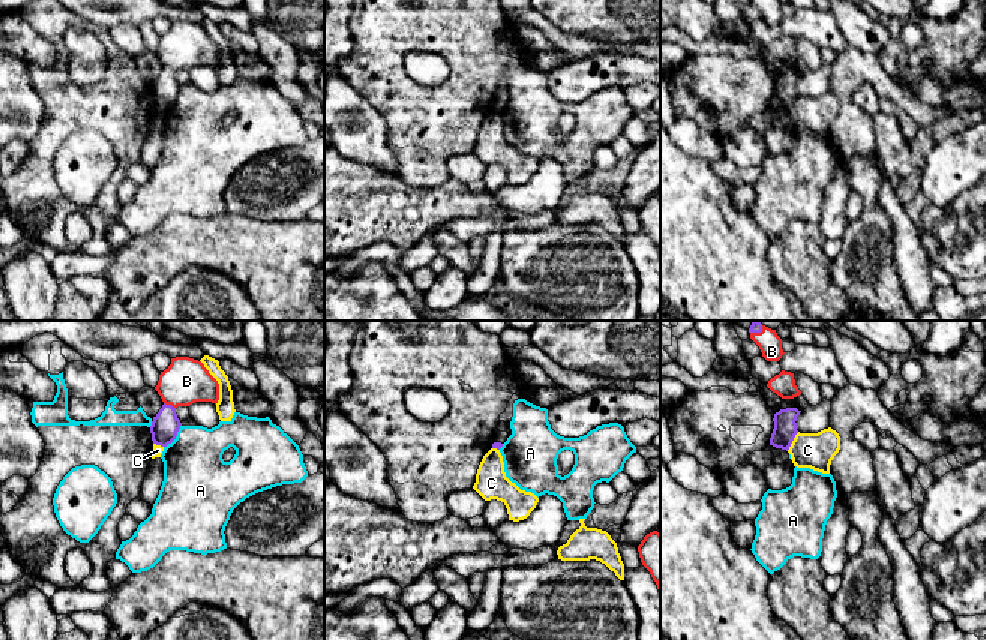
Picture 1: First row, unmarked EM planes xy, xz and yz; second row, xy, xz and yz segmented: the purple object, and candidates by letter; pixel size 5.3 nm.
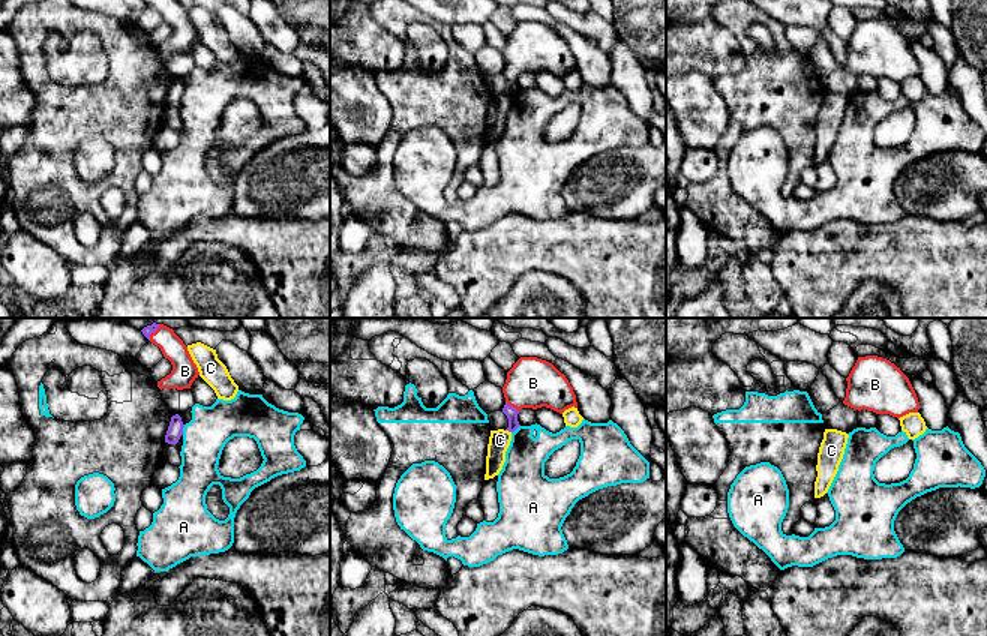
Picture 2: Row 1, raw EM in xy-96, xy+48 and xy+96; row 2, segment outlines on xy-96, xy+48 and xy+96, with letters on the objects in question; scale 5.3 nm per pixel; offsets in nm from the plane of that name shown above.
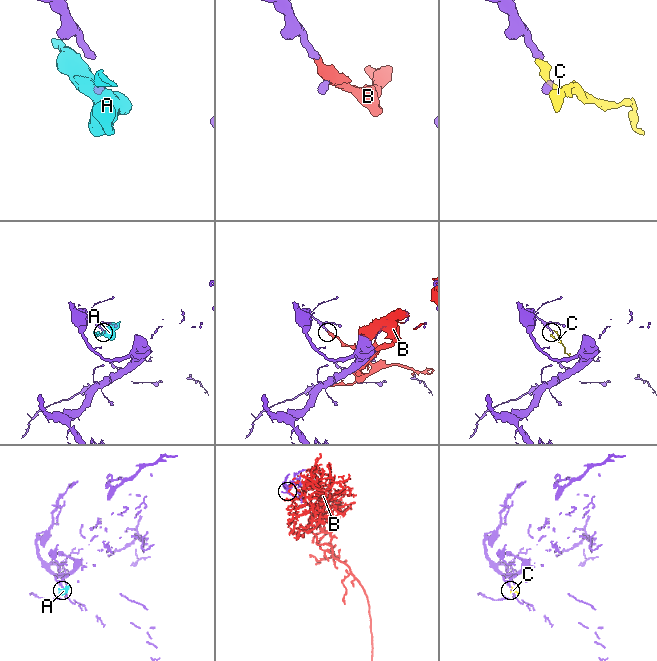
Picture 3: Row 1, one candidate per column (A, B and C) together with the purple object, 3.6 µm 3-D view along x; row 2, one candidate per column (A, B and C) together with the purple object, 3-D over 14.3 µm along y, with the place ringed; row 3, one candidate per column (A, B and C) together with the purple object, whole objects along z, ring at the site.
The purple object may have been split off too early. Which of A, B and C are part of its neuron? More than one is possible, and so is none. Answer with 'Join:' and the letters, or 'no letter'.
Join: B

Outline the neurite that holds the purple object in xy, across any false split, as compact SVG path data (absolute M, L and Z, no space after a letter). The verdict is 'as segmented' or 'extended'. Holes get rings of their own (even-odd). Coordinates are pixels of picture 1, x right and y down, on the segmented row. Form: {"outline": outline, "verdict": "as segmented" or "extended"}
{"outline": "M189 357L171 358L171 364L161 372L155 387L164 405L153 417L150 433L156 445L171 444L182 426L177 418L177 406L189 406L195 402L219 400L219 384L204 364Z", "verdict": "extended"}

